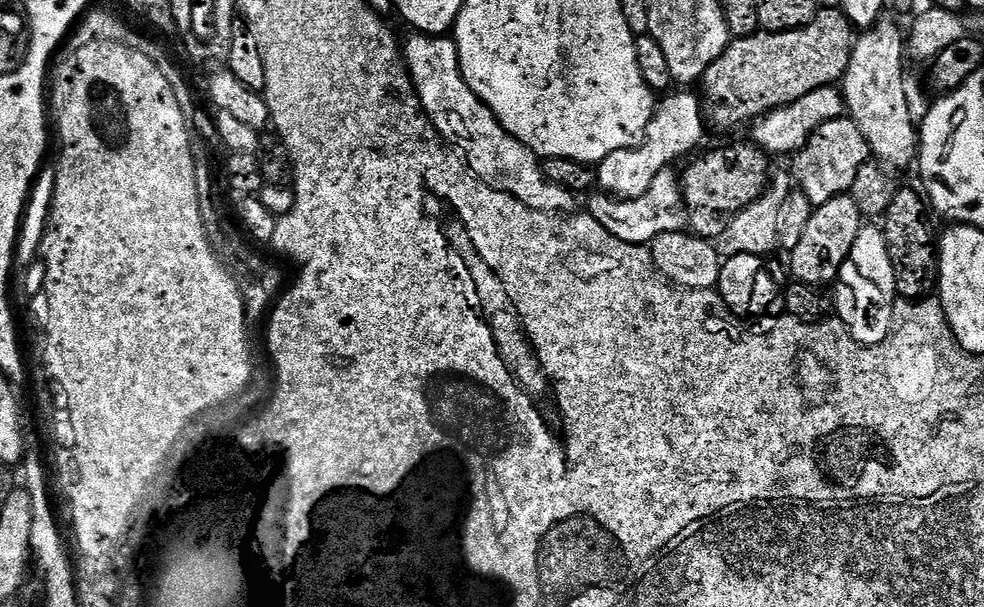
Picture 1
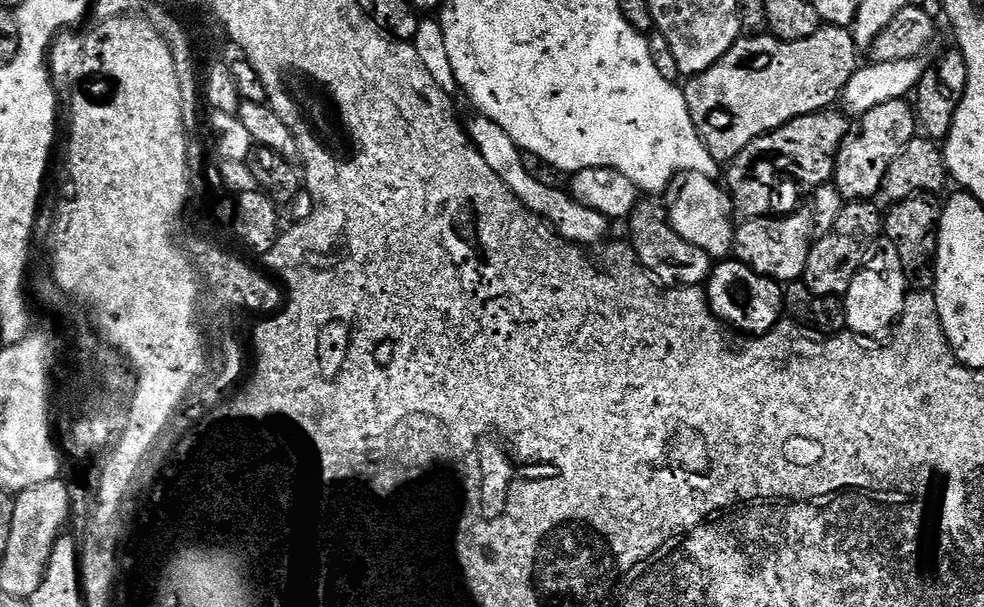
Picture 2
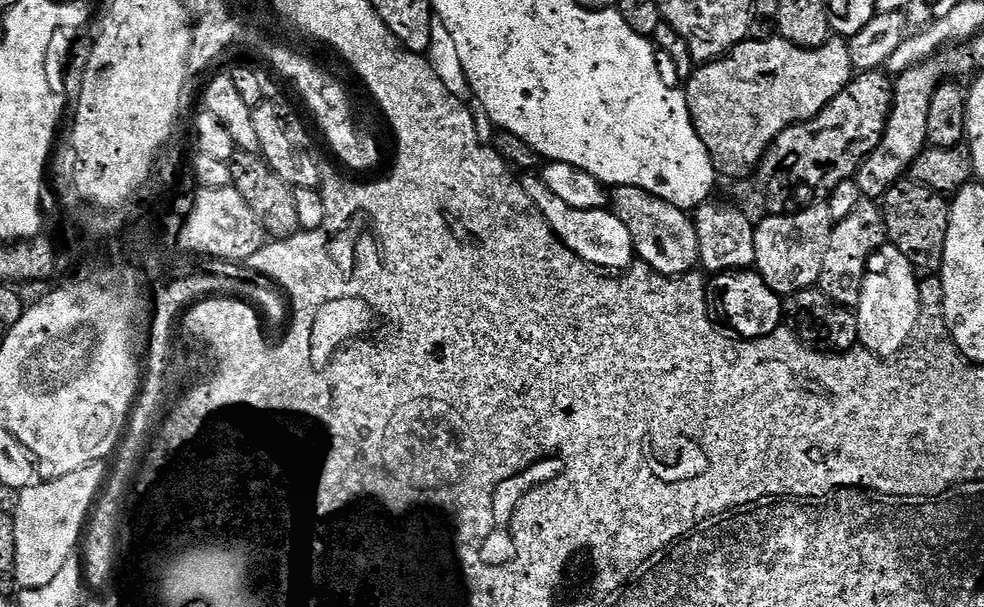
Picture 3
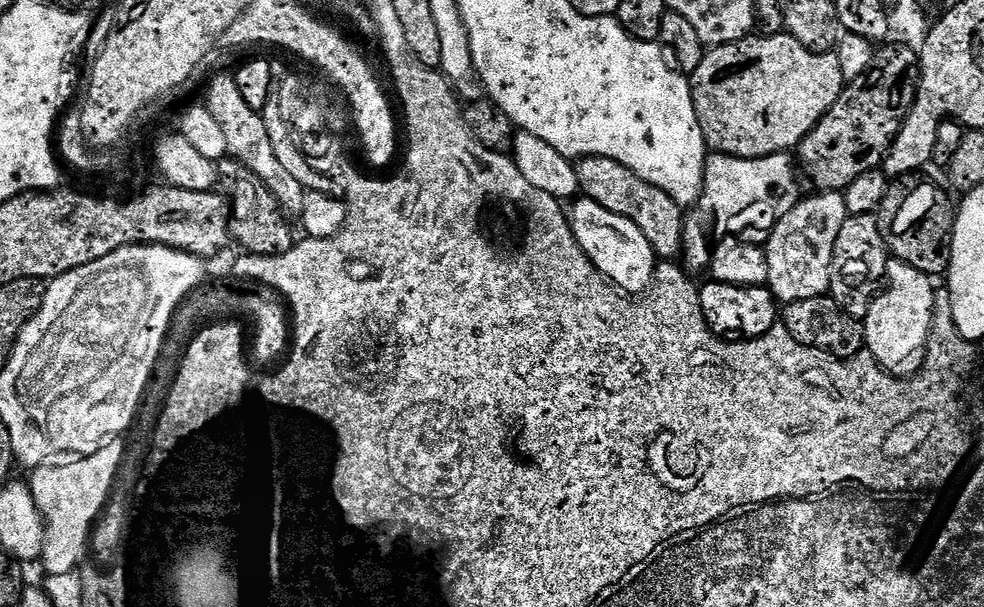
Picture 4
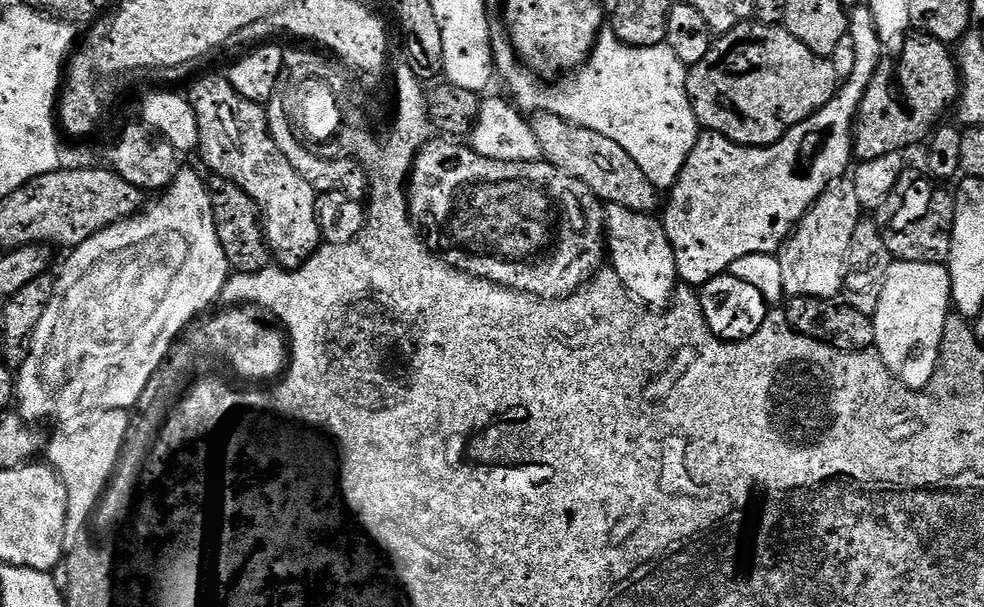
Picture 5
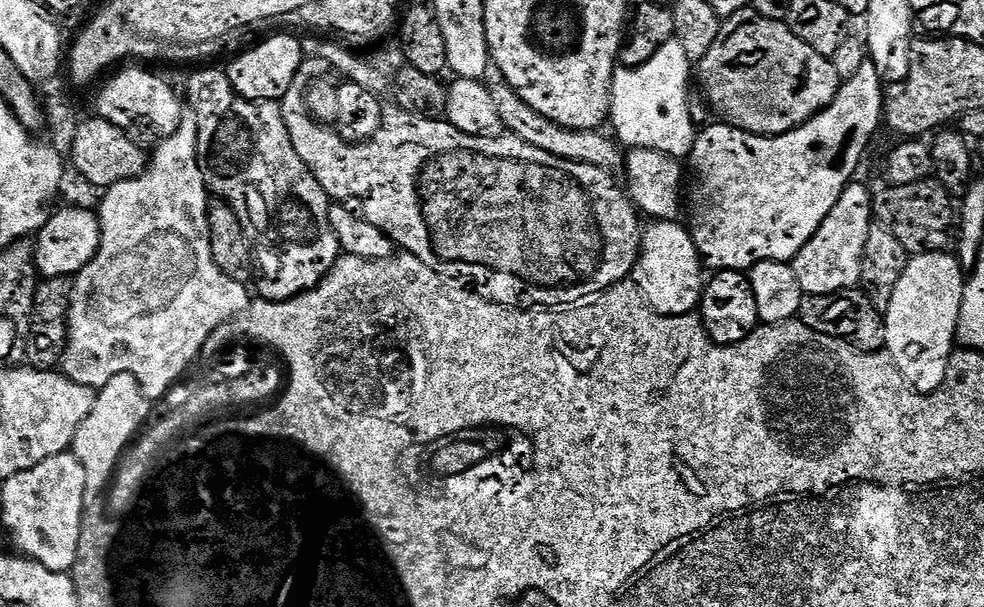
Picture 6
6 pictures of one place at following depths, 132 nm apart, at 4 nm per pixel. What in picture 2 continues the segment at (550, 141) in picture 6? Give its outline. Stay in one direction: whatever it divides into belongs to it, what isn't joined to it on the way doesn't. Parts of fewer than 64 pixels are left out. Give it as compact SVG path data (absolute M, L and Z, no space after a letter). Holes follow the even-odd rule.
M637 203L626 227L632 231L630 243L636 257L647 272L664 286L700 286L711 276L714 267L713 257L707 256L698 246L690 246L671 224L663 207L656 204Z

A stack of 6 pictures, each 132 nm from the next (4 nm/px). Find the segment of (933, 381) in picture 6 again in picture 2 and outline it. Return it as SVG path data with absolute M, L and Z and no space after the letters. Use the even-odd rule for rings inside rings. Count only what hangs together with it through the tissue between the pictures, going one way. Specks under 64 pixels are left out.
M891 246L885 247L885 249L885 252L878 253L879 251L877 251L857 272L843 297L848 319L847 331L860 338L876 336L879 332L886 331L888 327L891 329L899 321L900 313L904 311L906 270L898 258L898 250Z

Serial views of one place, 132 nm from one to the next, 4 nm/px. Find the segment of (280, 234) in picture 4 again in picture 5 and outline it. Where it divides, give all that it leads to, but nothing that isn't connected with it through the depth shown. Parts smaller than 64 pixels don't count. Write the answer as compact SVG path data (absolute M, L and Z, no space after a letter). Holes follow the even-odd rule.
M212 176L207 181L210 194L210 206L214 210L214 226L218 234L218 242L226 254L226 262L233 273L258 274L273 263L274 257L268 247L268 238L264 234L264 225L260 219L260 211L246 194L234 182L221 176Z

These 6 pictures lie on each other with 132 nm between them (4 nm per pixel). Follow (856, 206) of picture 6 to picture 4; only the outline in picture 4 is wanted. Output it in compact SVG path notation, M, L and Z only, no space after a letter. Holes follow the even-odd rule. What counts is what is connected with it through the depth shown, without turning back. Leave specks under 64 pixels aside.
M820 190L812 195L816 196L805 195L790 214L773 226L766 236L768 244L763 245L768 263L767 287L777 301L784 304L829 295L828 287L834 284L834 242L838 242L838 230L842 230L849 217L845 193Z

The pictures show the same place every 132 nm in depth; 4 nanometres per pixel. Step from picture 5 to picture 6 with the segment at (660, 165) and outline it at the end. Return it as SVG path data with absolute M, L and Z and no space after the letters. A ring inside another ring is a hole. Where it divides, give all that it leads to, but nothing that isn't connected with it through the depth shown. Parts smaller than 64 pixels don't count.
M676 39L666 42L666 46L662 46L658 54L654 54L654 58L642 66L617 67L612 75L610 113L611 131L615 139L629 149L649 148L667 156L691 157L698 131L688 109L688 75L691 72L693 75L693 65L686 58L686 50L682 50L682 42Z

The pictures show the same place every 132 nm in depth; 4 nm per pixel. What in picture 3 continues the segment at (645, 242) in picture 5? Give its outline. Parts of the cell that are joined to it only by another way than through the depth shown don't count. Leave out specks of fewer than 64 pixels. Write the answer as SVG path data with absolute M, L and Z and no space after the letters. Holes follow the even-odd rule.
M539 175L525 176L528 177L523 177L522 183L530 194L534 207L544 215L553 234L570 250L574 250L578 258L582 258L597 270L627 270L632 267L637 259L634 242L630 238L630 230L622 226L615 212L608 208L578 210L574 206L566 206L566 202L562 202L562 198L558 198L558 194L554 194L554 190L550 190L550 186L546 186Z

